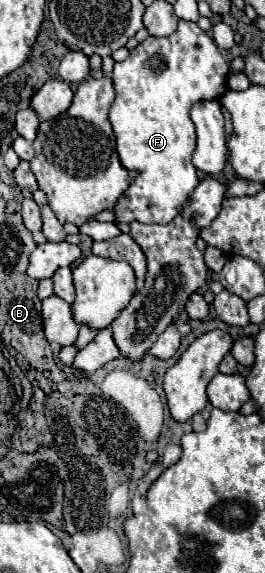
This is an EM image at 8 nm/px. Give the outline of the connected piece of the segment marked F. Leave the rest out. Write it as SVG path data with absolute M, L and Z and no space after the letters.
M180 20L174 34L156 38L148 36L134 50L130 50L124 62L114 64L112 82L116 88L116 98L110 108L110 122L116 136L116 152L120 164L126 170L134 170L136 178L126 188L126 192L114 204L114 222L132 220L144 224L168 224L188 202L188 194L198 186L198 170L192 166L192 152L196 148L196 132L190 120L190 108L200 100L216 100L226 92L228 62L214 40L200 30L194 22Z

